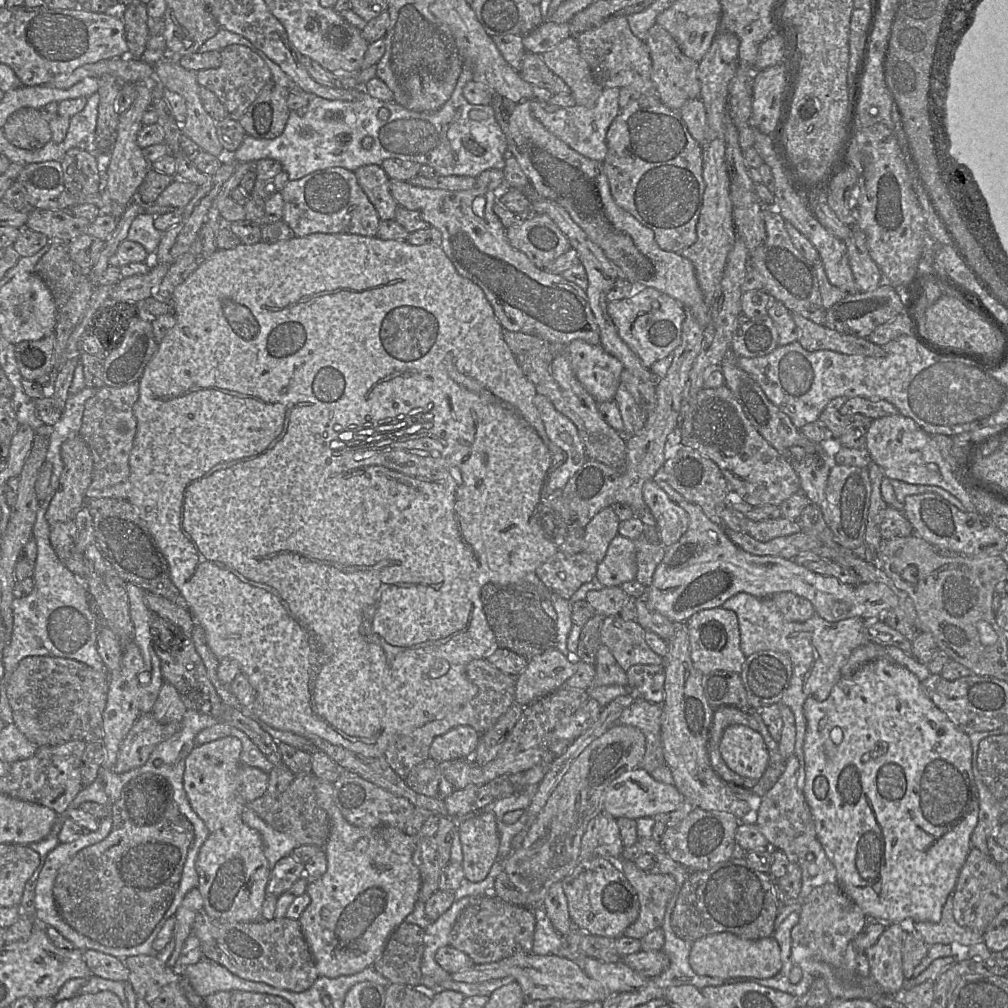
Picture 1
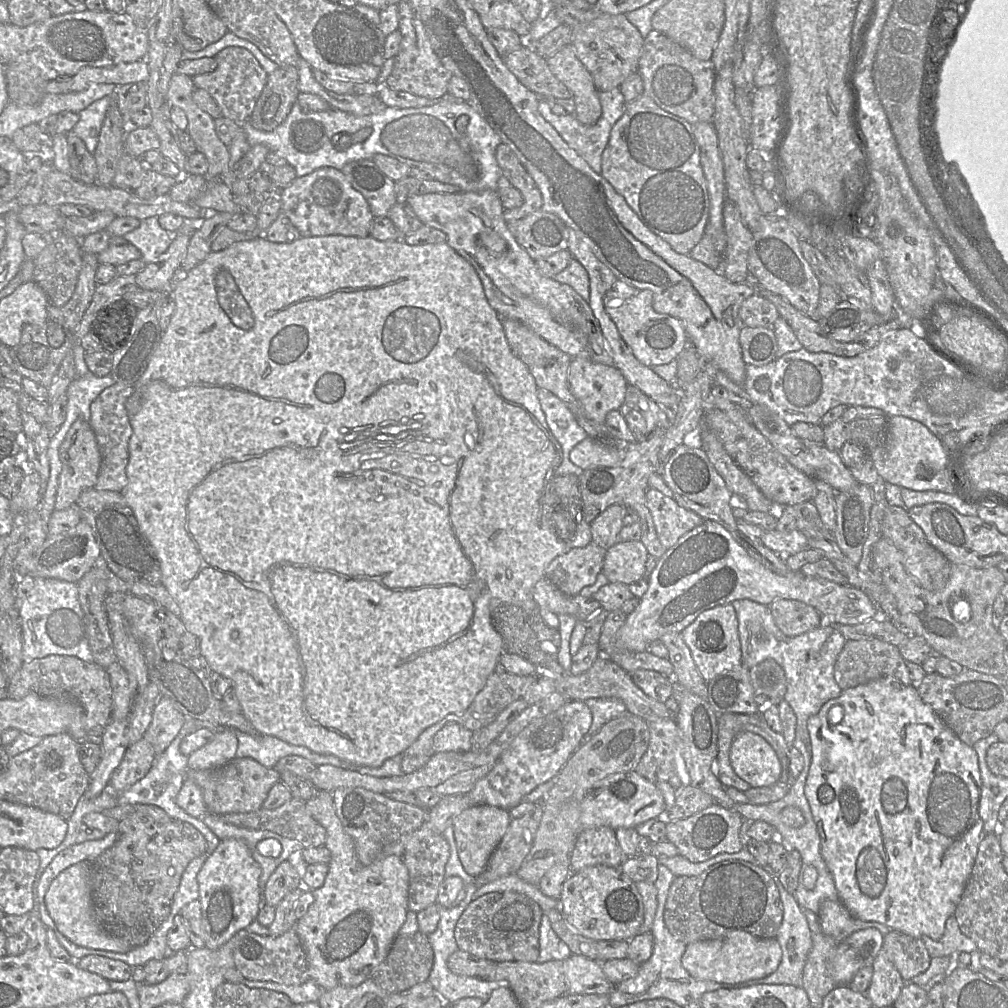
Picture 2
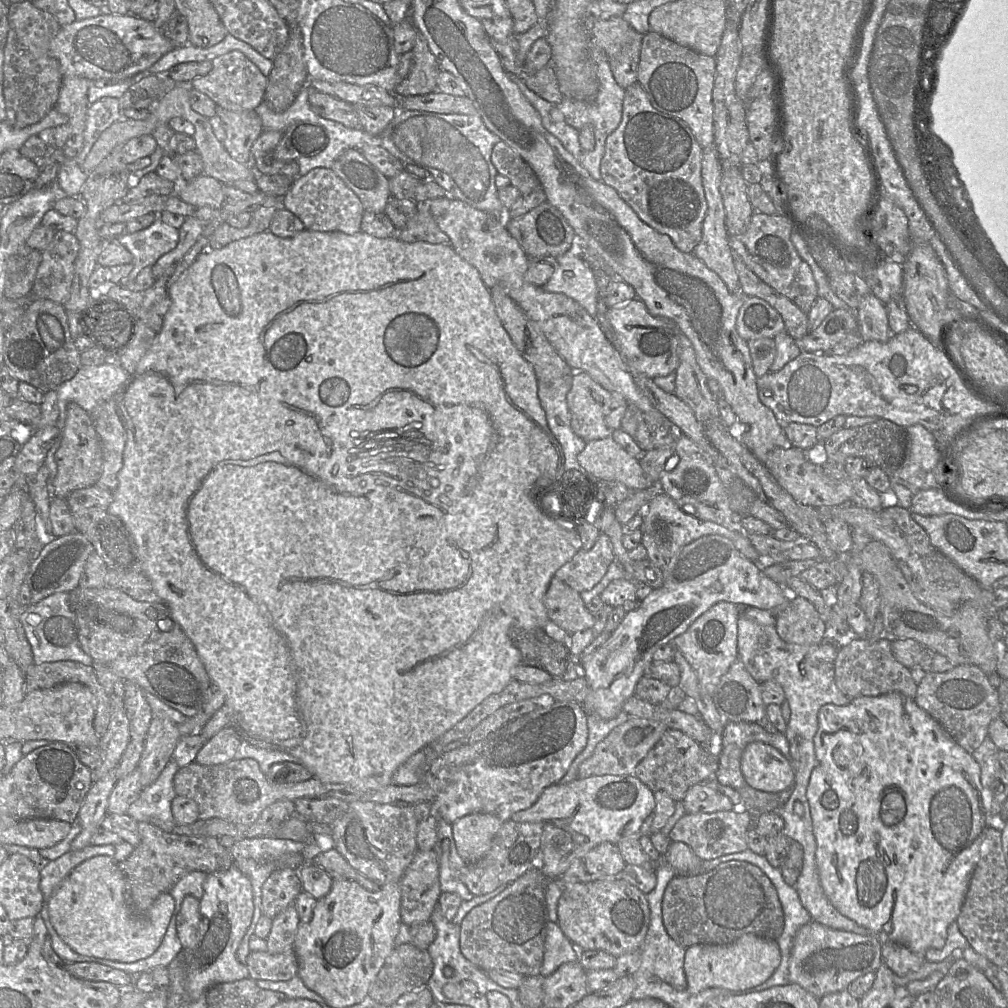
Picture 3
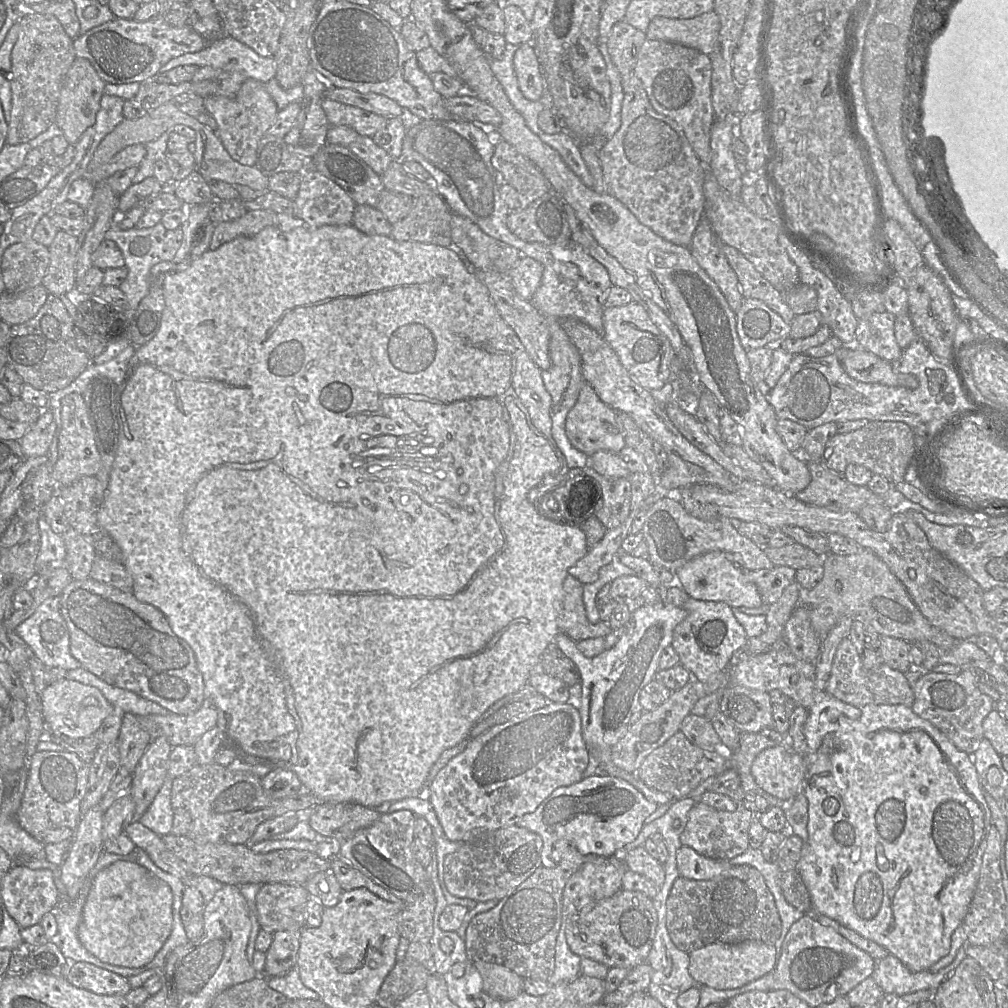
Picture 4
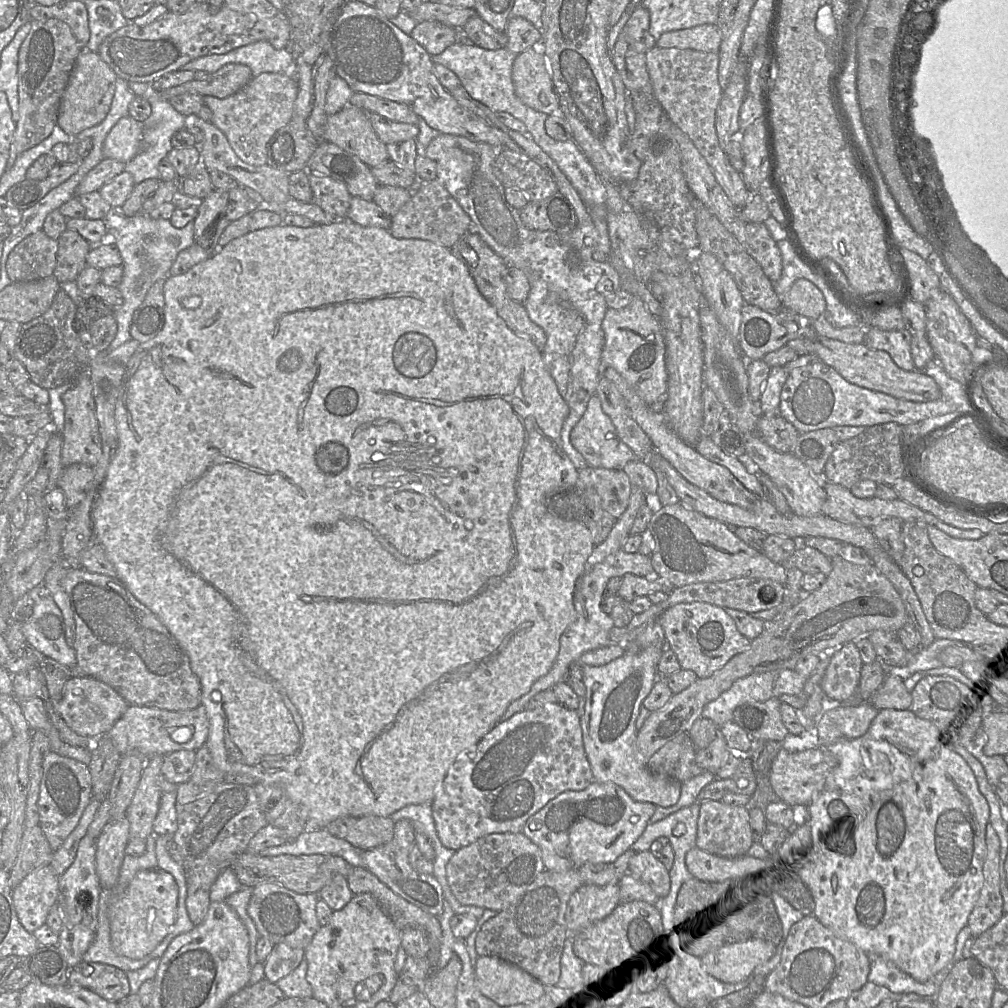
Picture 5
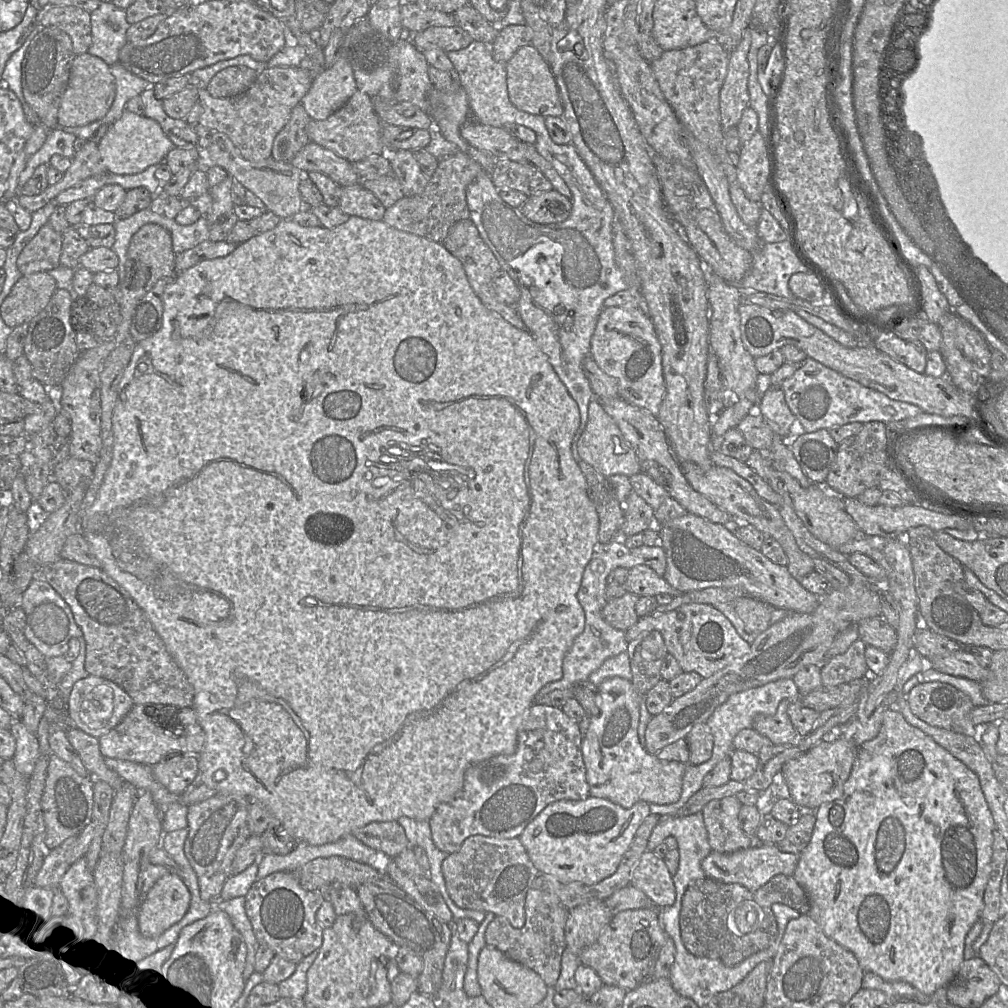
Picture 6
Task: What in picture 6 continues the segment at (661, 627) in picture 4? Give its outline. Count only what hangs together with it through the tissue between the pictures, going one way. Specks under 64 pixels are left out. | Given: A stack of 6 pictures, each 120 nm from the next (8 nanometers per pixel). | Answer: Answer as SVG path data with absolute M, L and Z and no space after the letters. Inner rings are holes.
M613 677L602 682L597 693L600 714L590 717L588 730L581 742L589 795L608 799L626 809L638 801L648 804L676 802L681 795L686 768L686 764L681 762L660 760L642 747L637 732L640 701L632 681Z

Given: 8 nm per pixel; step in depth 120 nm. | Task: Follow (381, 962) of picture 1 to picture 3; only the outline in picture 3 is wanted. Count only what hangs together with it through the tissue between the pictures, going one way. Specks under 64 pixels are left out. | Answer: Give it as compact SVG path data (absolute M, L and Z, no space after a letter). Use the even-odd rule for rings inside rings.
M410 943L395 946L386 958L368 995L390 1007L402 995L427 985L433 973L433 961L427 950Z

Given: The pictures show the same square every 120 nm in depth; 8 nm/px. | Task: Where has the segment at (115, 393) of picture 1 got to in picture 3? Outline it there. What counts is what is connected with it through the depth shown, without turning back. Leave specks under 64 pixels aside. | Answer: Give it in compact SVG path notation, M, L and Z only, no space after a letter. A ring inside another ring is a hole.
M114 398L97 404L89 415L102 449L102 472L97 484L114 491L118 485L117 474L122 468L122 454L126 443L126 432L117 414Z

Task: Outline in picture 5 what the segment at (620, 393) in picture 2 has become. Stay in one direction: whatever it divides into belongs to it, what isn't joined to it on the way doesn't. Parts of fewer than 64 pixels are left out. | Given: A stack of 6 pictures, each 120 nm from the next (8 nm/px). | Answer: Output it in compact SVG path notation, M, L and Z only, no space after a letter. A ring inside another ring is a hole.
M596 394L590 397L583 416L573 427L570 441L586 460L588 467L621 470L628 462L637 459L632 450L619 438L611 419L602 410L600 398Z

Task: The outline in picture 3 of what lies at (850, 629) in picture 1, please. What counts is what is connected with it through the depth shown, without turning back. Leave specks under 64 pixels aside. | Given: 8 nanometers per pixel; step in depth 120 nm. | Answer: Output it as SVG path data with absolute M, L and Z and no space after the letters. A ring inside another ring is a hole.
M740 613L738 619L738 654L747 671L758 682L767 680L778 682L785 693L791 709L791 718L787 724L785 736L789 743L793 742L797 736L801 737L800 744L800 766L807 766L807 772L812 772L816 765L814 749L814 736L818 730L818 713L825 704L836 704L845 706L850 703L850 699L844 695L835 682L835 661L838 655L839 646L832 640L826 639L820 644L799 645L785 642L777 633L774 625L761 625L750 620Z

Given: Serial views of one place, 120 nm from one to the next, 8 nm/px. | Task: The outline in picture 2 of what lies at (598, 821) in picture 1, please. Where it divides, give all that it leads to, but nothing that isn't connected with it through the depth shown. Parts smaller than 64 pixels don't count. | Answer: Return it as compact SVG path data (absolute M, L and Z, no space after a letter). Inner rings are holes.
M586 828L582 829L577 837L570 856L570 868L571 872L595 865L620 868L626 858L613 828Z

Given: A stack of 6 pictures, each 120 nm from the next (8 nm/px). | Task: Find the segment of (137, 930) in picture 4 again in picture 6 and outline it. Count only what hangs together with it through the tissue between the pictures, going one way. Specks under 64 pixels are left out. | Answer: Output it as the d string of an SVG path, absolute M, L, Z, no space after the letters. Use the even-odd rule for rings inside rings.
M168 873L160 878L138 907L141 935L150 940L159 938L184 917L190 900L190 892L179 875Z

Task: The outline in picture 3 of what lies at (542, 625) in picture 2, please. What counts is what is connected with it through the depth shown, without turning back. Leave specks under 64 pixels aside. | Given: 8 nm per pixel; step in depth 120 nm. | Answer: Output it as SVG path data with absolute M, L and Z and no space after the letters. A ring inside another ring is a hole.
M511 628L509 638L521 654L522 663L540 668L553 678L562 678L571 660L570 650L551 638L545 628Z

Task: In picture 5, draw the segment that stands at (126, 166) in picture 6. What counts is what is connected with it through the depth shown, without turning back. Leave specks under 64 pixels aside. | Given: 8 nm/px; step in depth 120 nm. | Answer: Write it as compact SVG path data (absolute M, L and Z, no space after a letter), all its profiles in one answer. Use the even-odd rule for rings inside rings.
M131 116L121 118L111 129L103 144L104 158L124 163L131 161L141 150L144 125Z

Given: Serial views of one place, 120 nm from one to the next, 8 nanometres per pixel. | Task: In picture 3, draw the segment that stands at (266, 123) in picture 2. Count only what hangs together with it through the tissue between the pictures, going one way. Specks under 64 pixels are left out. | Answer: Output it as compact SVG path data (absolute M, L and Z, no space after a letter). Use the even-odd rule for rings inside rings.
M289 25L289 38L273 60L264 102L274 112L287 110L310 78L305 64L303 36L297 25Z

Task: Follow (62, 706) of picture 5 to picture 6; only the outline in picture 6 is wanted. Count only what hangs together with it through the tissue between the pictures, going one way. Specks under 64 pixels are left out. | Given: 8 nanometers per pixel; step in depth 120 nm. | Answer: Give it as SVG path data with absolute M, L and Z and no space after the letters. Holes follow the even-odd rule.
M89 675L73 685L66 714L71 725L98 739L116 727L133 706L132 698L120 686L111 680Z

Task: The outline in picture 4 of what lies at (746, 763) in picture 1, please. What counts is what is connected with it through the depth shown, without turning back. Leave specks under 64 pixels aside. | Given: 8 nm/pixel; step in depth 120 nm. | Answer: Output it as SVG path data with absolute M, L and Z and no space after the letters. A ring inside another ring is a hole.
M785 745L766 748L757 755L751 766L756 784L783 801L792 801L798 793L804 792L807 771L804 755Z

